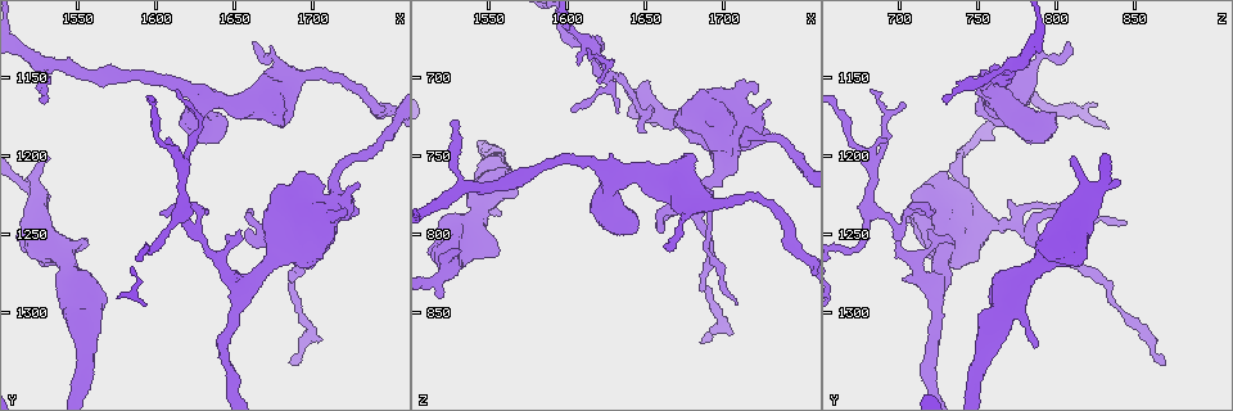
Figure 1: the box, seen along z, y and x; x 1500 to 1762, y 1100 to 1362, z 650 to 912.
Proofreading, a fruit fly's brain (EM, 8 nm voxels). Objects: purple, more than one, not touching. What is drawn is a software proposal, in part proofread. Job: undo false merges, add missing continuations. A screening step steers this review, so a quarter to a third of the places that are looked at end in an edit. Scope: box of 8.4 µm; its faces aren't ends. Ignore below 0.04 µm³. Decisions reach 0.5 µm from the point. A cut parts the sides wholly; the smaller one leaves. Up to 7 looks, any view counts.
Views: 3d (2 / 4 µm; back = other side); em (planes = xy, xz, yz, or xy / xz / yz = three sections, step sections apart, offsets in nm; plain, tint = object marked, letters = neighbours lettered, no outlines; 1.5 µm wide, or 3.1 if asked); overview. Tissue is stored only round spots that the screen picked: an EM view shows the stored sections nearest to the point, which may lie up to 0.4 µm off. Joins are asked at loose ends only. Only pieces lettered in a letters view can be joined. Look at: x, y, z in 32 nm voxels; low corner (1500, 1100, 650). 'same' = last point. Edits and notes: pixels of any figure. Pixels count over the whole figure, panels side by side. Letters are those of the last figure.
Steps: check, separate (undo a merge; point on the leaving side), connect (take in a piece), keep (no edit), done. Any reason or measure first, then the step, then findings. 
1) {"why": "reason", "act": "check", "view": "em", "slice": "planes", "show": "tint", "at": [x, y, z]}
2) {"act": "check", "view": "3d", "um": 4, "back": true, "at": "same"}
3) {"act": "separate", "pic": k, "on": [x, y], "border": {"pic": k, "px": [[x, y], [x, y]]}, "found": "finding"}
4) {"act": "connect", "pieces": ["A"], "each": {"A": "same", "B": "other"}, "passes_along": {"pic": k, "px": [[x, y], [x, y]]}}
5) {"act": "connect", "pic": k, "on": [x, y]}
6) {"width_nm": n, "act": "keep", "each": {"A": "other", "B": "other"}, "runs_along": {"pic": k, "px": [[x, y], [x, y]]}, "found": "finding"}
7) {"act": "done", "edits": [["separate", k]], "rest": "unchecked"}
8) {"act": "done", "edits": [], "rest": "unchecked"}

{"why": "free end", "act": "check", "view": "em", "slice": "xy", "step": 4, "show": "tint", "at": [1648, 1256, 736]}

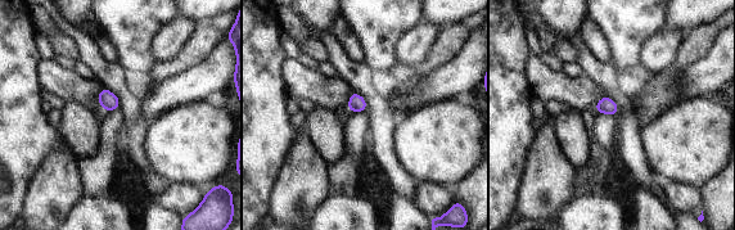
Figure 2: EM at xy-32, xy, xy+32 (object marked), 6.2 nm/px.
{"why": "cut it another way", "act": "check", "view": "em", "slice": "yz", "step": 8, "show": "letters", "at": "same"}

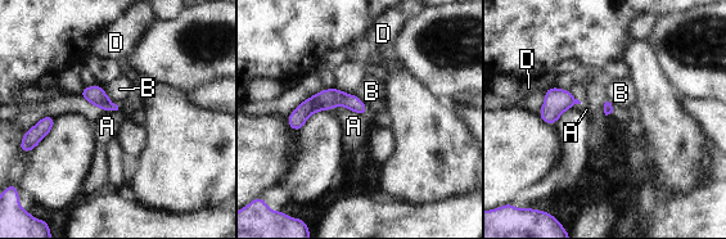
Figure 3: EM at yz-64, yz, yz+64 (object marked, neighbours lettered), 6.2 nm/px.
{"act": "keep", "each": {"A": "other", "B": "other", "D": "other"}, "border": {"pic": 3, "px": [[336, 106], [343, 106], [365, 117]]}, "found": "no lettered piece goes on from it"}

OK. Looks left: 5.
{"why": "branch stops here", "act": "check", "view": "3d", "um": 4, "at": [1722, 1236, 708]}

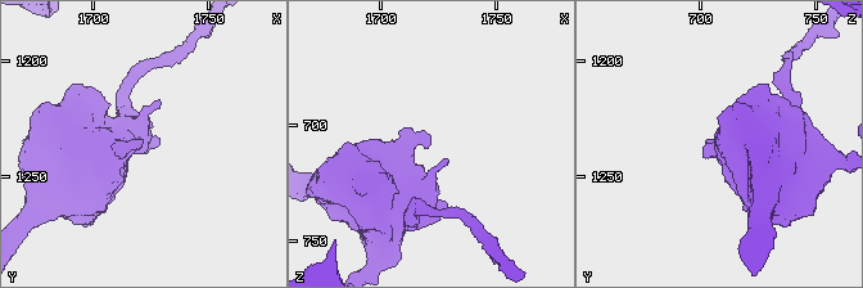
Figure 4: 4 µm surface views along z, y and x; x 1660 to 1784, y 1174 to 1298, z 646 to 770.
{"act": "check", "view": "em", "slice": "planes", "show": "letters", "at": [1721, 1237, 710]}

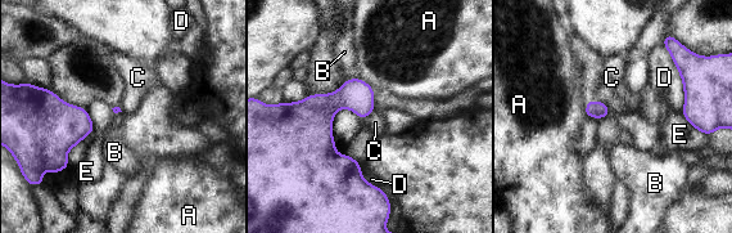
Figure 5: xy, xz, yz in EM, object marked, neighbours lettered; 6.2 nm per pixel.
{"act": "keep", "each": {"A": "other", "B": "other", "C": "other", "D": "other", "E": "other"}, "border": {"pic": 5, "px": [[592, 99], [601, 101], [611, 112]]}, "found": "no lettered piece goes on from it"}

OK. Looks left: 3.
{"act": "check", "view": "3d", "um": 4, "back": true, "at": [1530, 1198, 810]}

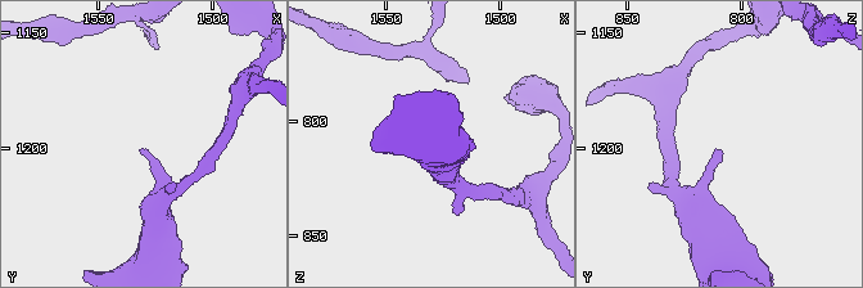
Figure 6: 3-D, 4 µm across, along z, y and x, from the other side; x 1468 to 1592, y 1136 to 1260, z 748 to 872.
{"why": "shape alone is not enough", "act": "check", "view": "em", "slice": "planes", "show": "letters", "at": [1531, 1200, 811]}

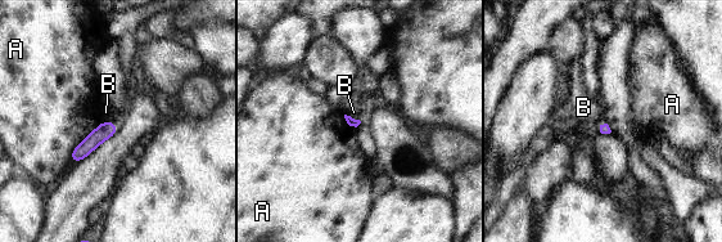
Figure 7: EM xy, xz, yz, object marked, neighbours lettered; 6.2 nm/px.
{"act": "keep", "each": {"A": "other", "B": "other"}, "border": {"pic": 7, "px": [[112, 120], [102, 122]]}, "found": "none of them fits"}

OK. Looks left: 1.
{"act": "done", "edits": [], "rest": "unchecked"}

